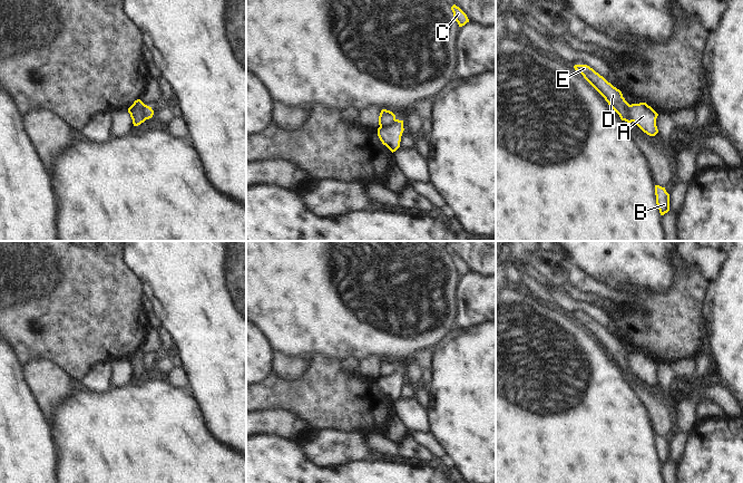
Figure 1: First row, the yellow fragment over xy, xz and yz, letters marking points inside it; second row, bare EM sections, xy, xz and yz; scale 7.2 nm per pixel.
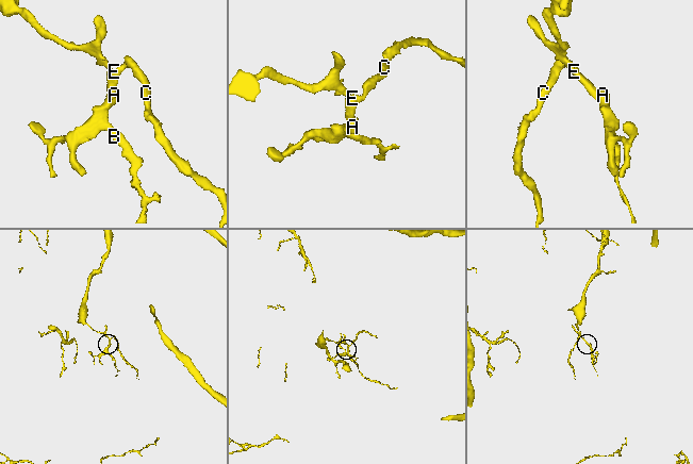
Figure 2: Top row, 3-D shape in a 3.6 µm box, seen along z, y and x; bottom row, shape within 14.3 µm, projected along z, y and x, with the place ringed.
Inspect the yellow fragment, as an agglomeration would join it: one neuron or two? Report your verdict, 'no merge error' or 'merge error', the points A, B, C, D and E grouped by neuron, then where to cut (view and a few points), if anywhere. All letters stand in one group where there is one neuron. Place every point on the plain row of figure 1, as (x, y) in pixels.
merge error; A B / C D E; cut in yz along (628, 354), (627, 365), (632, 370)

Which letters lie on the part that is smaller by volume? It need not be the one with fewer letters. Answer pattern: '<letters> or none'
A, B

